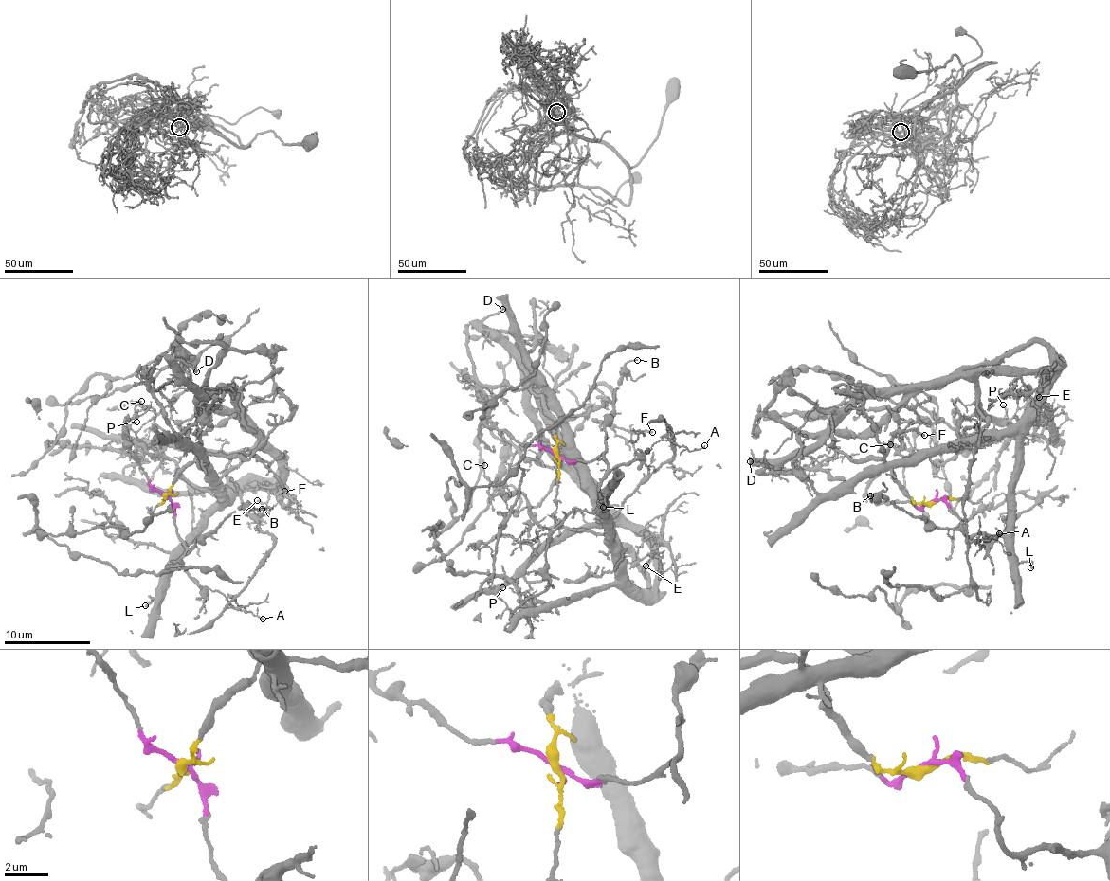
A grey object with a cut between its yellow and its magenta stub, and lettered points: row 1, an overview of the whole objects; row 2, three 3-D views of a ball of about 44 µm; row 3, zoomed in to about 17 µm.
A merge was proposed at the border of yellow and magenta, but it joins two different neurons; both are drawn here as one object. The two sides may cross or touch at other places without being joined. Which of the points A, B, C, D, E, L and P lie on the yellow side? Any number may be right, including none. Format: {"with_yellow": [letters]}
{"with_yellow": ["A", "D", "E", "P"]}

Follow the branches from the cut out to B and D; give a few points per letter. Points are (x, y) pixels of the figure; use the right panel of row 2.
B: (933, 501), (947, 502), (962, 526), (928, 525), (883, 497), (872, 500), (869, 495)
D: (933, 501), (912, 501), (900, 491), (892, 470), (882, 462), (847, 457), (825, 445), (751, 462)

